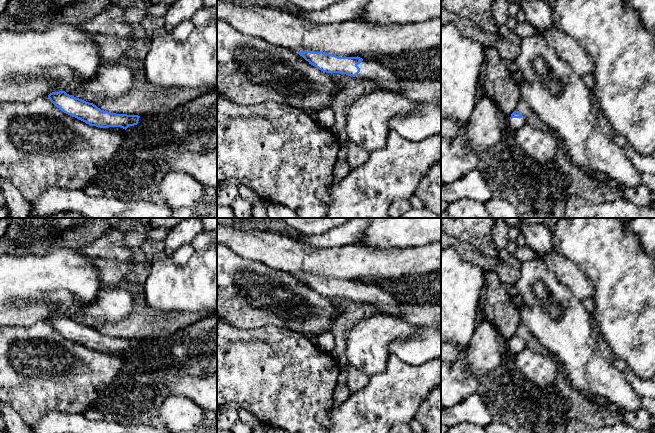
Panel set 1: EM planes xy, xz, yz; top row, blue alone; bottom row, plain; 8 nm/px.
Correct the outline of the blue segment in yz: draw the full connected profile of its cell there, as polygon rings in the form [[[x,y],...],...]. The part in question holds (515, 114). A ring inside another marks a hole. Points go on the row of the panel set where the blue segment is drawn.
[[[514,111],[506,118],[508,128],[513,132],[516,132],[518,129],[520,129],[526,124],[525,118],[518,111]]]

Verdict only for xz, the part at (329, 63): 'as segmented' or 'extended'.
extended

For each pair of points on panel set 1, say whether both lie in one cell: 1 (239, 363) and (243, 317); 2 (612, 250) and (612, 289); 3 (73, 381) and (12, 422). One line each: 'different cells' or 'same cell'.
1: different cells
2: same cell
3: different cells

